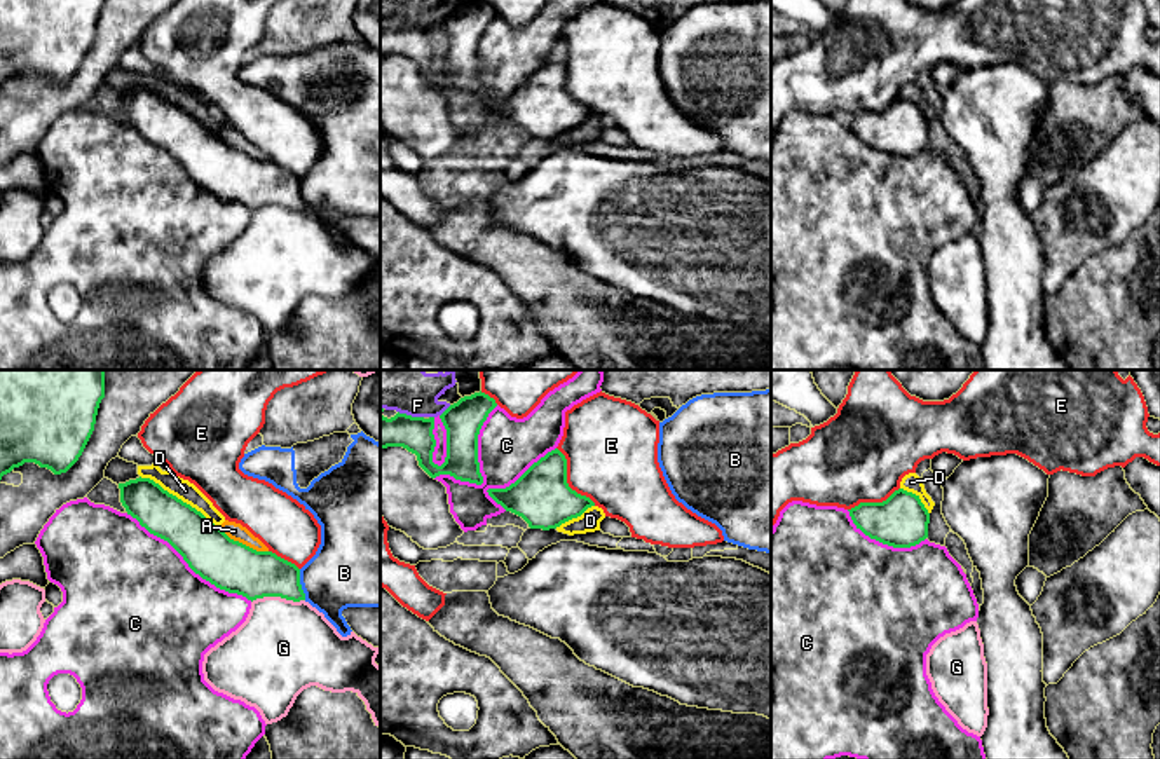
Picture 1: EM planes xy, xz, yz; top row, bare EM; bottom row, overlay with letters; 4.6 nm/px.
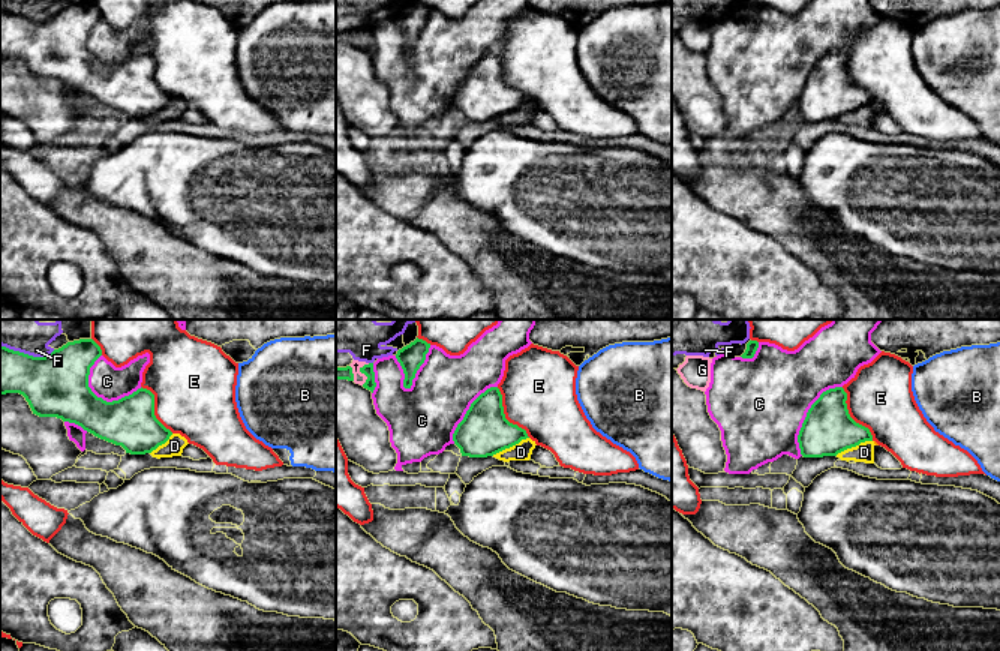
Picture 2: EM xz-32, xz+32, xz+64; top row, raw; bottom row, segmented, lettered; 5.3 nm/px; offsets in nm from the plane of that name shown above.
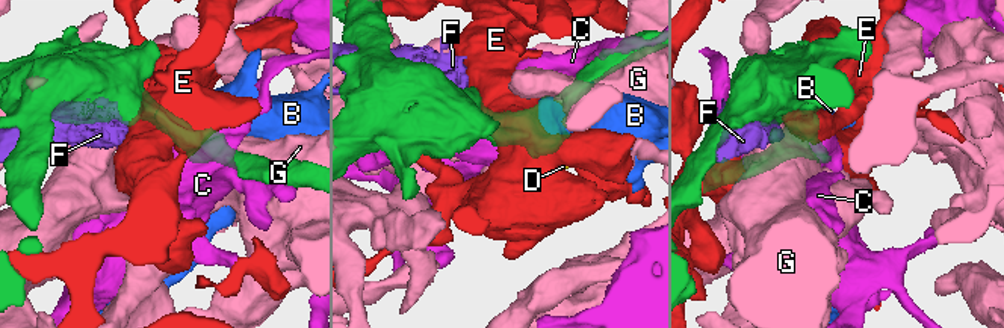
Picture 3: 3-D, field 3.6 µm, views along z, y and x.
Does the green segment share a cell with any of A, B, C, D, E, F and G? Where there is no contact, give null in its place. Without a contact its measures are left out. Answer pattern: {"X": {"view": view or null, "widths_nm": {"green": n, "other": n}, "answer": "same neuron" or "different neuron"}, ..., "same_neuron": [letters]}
{"A": {"view": "xy", "widths_nm": {"green": 240, "other": 80}, "answer": "different neuron"}, "B": {"view": "xy", "widths_nm": {"green": 220, "other": 360}, "answer": "different neuron"}, "C": {"view": "xy", "widths_nm": {"green": 240, "other": 500}, "answer": "different neuron"}, "D": {"view": "xy", "widths_nm": {"green": 220, "other": 90}, "answer": "different neuron"}, "E": {"view": "xz", "widths_nm": {"green": 280, "other": 420}, "answer": "different neuron"}, "F": {"view": "xz", "widths_nm": {"green": 180, "other": 360}, "answer": "different neuron"}, "G": {"view": "xy", "widths_nm": {"green": 220, "other": 420}, "answer": "different neuron"}, "same_neuron": []}

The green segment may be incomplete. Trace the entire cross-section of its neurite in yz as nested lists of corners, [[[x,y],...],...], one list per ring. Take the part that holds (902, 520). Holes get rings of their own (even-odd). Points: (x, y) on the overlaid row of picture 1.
[[[904,489],[883,503],[860,503],[848,511],[856,529],[893,548],[911,548],[928,537],[928,509],[919,496]]]

